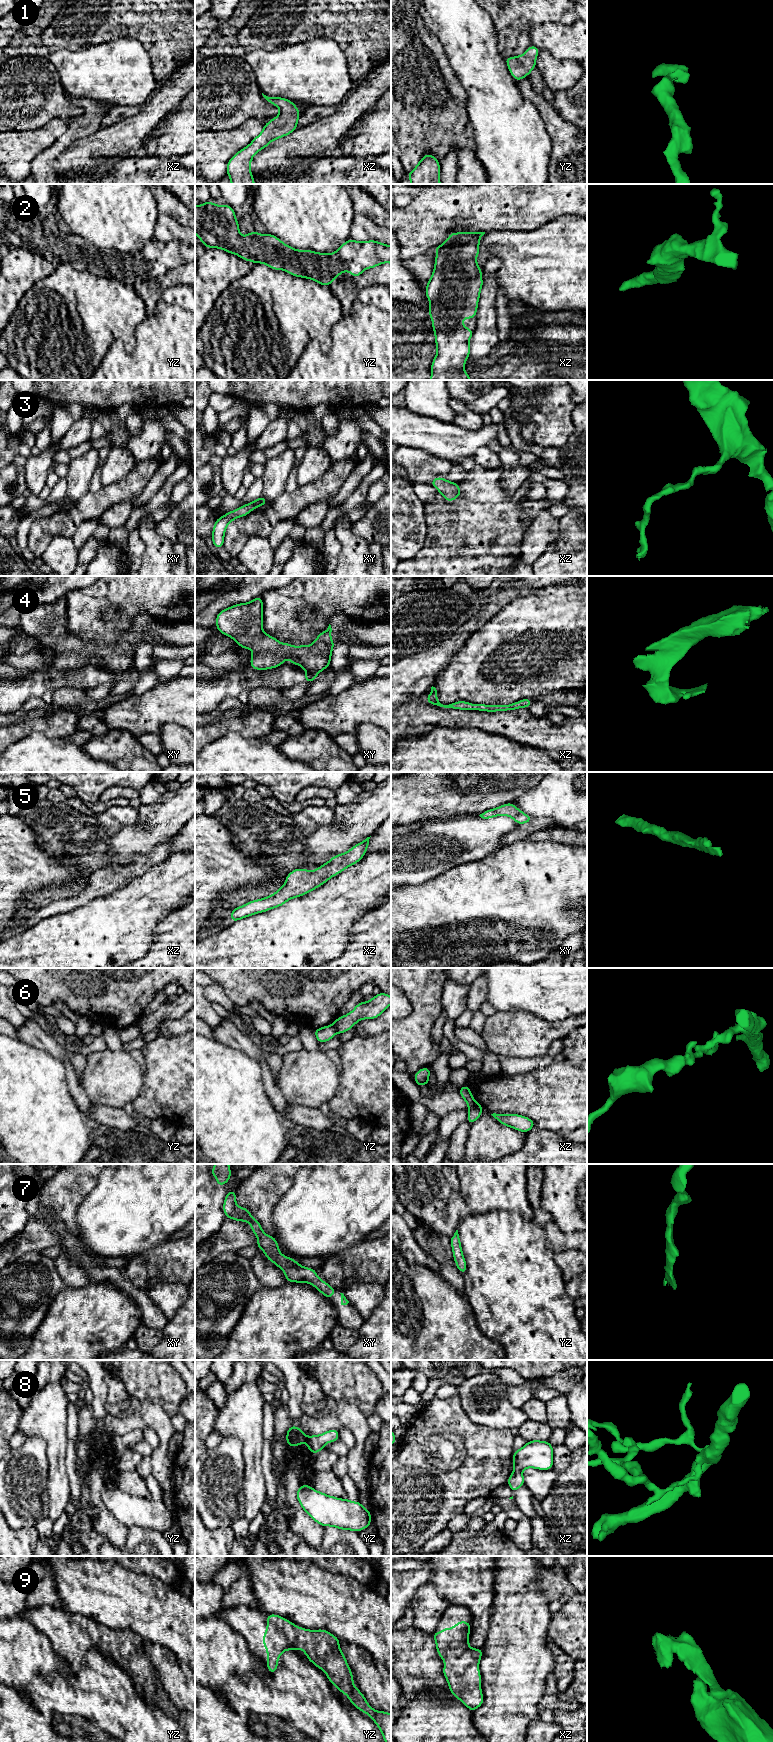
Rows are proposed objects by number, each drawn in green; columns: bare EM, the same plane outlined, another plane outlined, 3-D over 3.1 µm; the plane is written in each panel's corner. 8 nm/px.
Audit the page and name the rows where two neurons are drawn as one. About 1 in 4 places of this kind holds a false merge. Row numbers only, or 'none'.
6, 8

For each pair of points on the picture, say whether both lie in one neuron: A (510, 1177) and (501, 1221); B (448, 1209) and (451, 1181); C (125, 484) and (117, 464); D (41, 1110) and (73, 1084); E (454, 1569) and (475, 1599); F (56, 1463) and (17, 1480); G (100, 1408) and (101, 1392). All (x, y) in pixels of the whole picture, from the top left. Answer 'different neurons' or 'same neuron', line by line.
A: different neurons
B: same neuron
C: different neurons
D: different neurons
E: same neuron
F: different neurons
G: same neuron

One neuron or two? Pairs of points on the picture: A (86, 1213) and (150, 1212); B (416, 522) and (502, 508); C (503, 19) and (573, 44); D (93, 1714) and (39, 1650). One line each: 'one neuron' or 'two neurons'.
A: one neuron
B: two neurons
C: two neurons
D: one neuron

